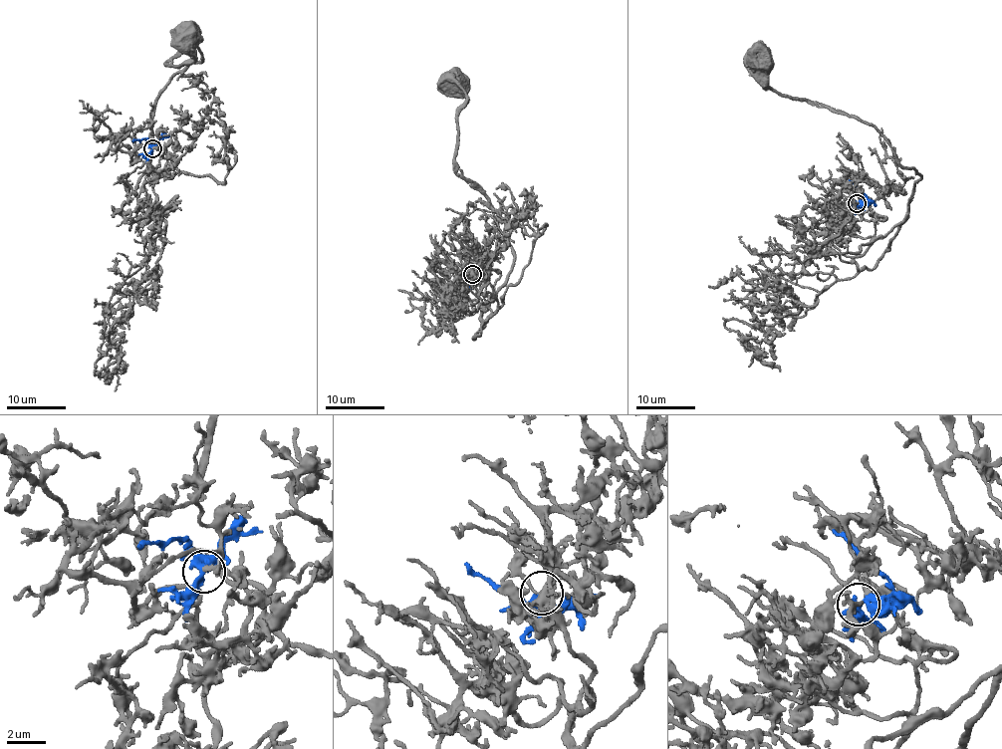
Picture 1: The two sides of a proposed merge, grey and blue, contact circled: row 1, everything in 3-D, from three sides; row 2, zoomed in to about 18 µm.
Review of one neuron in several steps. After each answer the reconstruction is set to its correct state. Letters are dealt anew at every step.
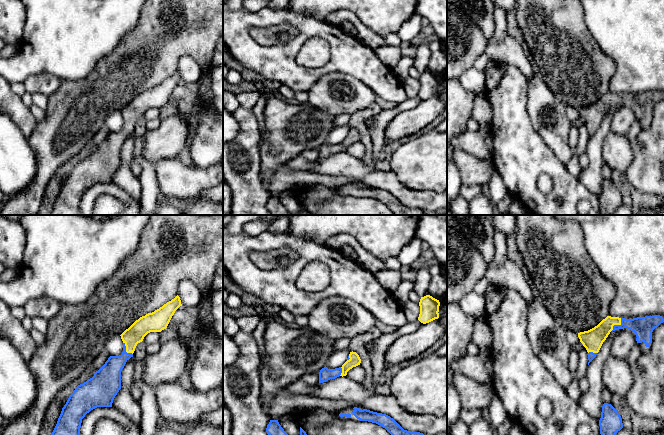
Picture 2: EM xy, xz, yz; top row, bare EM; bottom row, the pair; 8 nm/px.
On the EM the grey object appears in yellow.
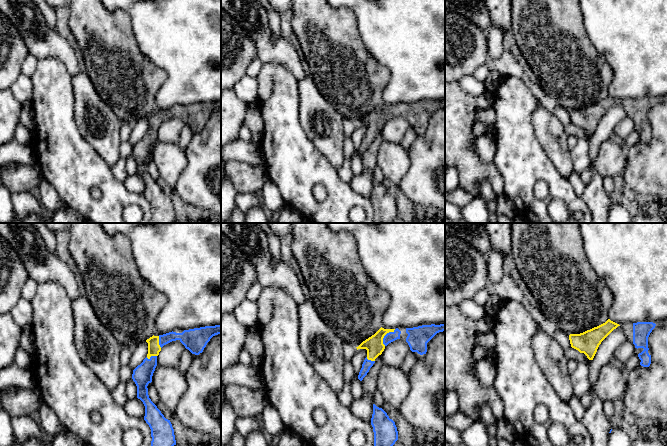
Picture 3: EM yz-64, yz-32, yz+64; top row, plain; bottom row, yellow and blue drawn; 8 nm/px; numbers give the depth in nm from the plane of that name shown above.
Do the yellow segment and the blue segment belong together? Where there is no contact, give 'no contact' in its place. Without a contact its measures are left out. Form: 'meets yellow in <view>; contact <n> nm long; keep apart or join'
meets yellow in yz; contact 130 nm long; join

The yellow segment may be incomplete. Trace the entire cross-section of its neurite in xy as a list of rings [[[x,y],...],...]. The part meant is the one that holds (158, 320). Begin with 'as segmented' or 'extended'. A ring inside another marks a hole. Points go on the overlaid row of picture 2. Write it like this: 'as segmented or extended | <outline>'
extended | [[[177,295],[174,299],[154,312],[140,317],[128,329],[126,329],[120,335],[123,341],[122,354],[119,356],[110,356],[105,364],[94,373],[92,378],[76,387],[62,408],[57,424],[51,435],[80,435],[82,419],[87,413],[97,407],[112,407],[113,400],[121,389],[121,371],[126,362],[133,357],[137,344],[142,342],[148,333],[161,332],[166,329],[175,311],[180,306],[182,306],[181,300]]]

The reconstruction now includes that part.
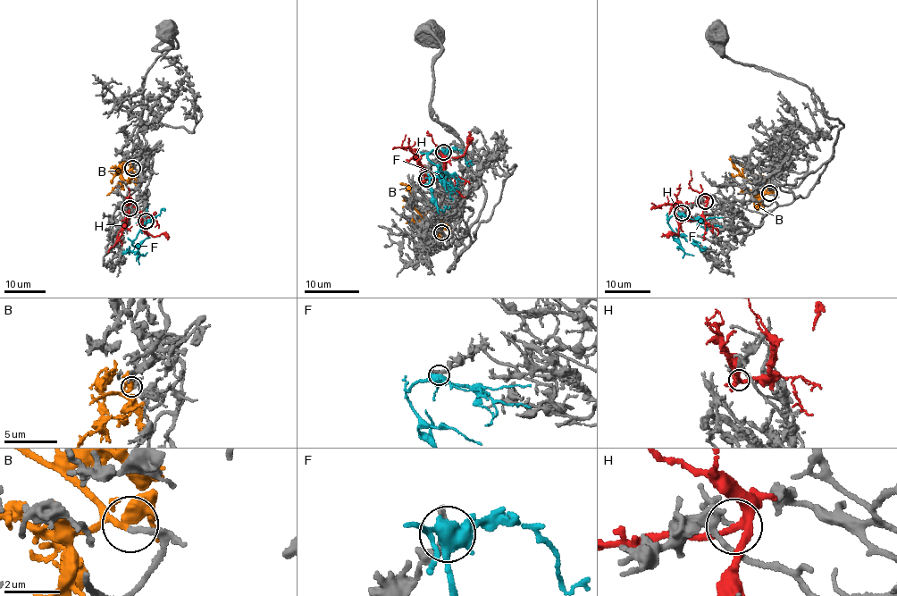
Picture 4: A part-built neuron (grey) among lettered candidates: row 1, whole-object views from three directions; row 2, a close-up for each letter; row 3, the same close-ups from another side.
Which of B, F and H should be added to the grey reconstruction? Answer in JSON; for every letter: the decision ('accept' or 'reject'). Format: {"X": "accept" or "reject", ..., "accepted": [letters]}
{"B": "accept", "F": "reject", "H": "reject", "accepted": ["B"]}

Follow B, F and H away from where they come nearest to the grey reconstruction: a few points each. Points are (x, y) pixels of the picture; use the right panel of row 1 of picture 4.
B: (770, 194), (747, 180), (729, 157)
F: (682, 213), (667, 221), (674, 238), (681, 236), (695, 242), (703, 249), (706, 247)
H: (705, 202), (707, 204), (698, 217), (683, 222), (679, 235), (661, 237)

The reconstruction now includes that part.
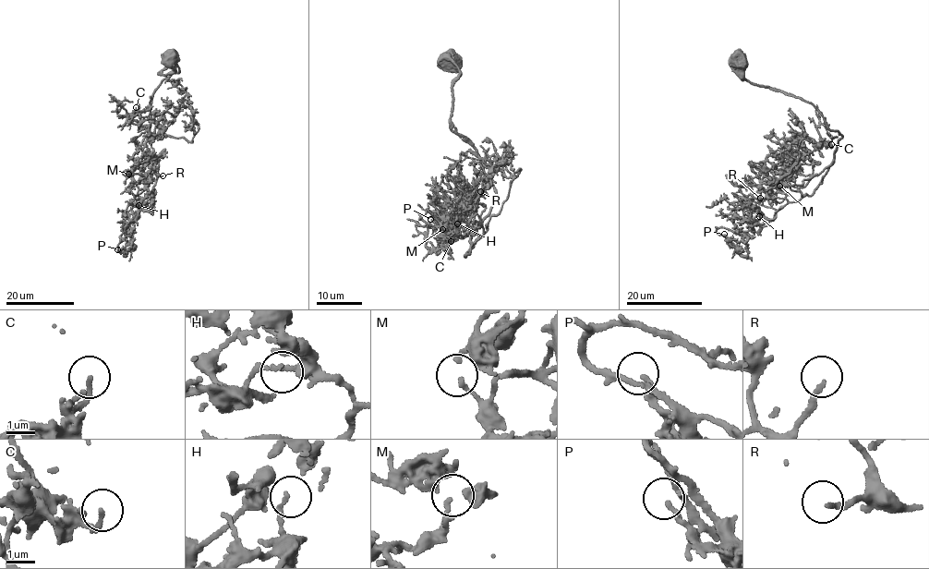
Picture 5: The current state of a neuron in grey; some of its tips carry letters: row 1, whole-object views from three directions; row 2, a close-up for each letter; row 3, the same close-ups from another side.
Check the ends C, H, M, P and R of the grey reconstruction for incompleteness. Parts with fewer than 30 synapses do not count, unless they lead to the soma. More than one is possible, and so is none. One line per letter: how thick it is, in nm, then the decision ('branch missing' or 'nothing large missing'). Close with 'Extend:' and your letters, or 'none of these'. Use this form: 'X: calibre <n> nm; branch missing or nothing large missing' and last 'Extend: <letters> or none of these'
C: calibre 150 nm; nothing large missing
H: calibre 150 nm; nothing large missing
M: calibre 120 nm; nothing large missing
P: calibre 150 nm; nothing large missing
R: calibre 150 nm; branch missing
Extend: R

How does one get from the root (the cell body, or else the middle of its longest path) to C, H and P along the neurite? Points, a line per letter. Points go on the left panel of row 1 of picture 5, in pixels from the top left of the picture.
C: (170, 59), (150, 160), (136, 107)
H: (170, 59), (160, 74), (174, 60), (178, 72), (153, 93), (141, 146), (158, 175), (138, 205)
P: (170, 59), (174, 71), (160, 74), (174, 60), (178, 72), (153, 93), (141, 146), (158, 175), (117, 249)

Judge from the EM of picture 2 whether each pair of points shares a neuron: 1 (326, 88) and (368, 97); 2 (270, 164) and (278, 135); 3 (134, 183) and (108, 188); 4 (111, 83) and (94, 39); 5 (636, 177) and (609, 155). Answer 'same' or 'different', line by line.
1: same
2: same
3: different
4: different
5: different

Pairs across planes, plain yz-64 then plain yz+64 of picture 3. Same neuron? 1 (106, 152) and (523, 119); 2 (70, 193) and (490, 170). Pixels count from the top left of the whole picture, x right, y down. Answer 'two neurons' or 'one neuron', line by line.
1: two neurons
2: two neurons

